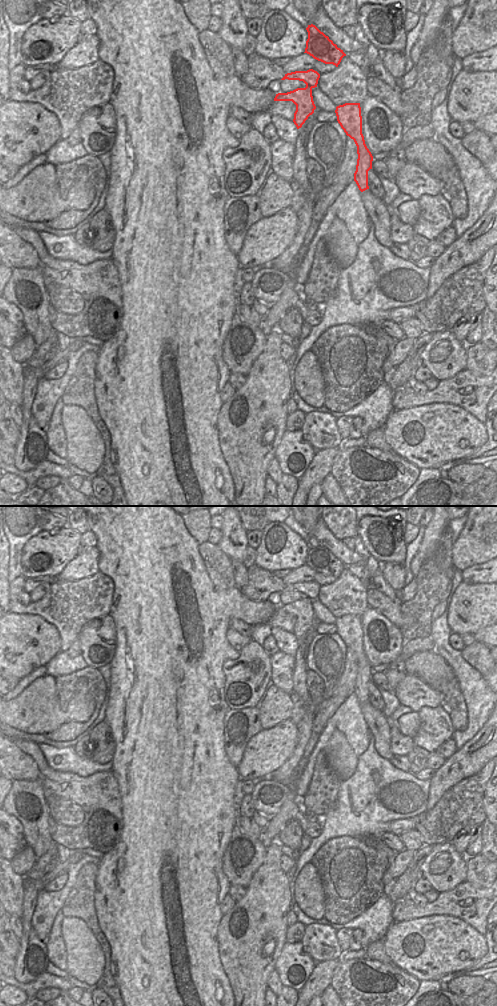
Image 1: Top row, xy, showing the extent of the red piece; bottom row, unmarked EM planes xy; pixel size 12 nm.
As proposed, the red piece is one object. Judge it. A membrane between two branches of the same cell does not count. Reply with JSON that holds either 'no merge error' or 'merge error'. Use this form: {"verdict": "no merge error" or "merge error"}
{"verdict": "merge error"}

